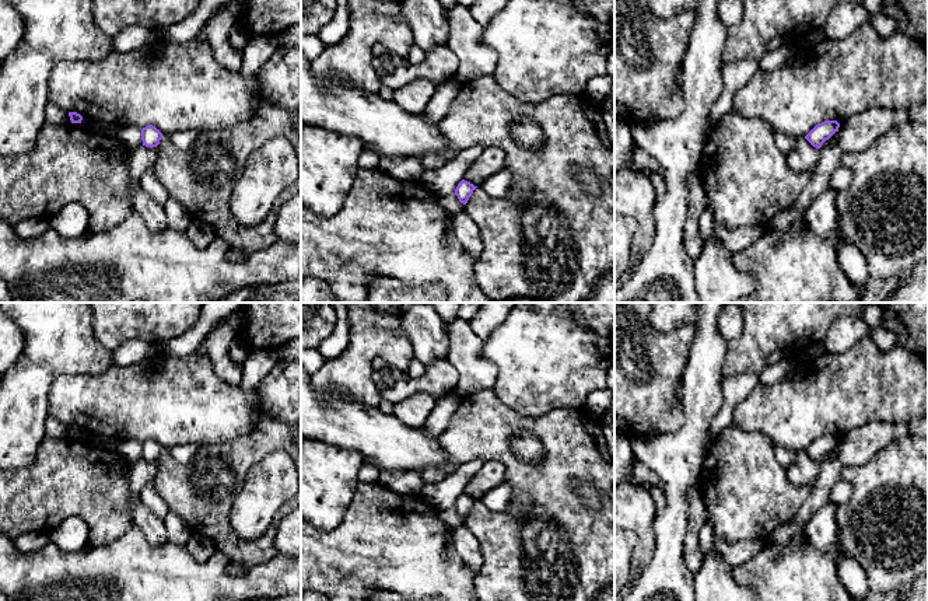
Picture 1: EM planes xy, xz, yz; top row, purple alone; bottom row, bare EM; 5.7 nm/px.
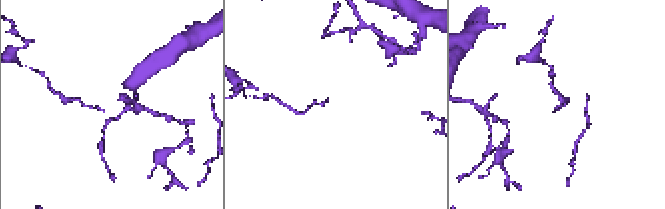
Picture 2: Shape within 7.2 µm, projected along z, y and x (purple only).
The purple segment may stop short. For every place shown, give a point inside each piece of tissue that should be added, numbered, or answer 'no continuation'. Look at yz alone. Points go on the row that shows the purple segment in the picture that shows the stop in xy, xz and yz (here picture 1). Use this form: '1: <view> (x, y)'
no continuation

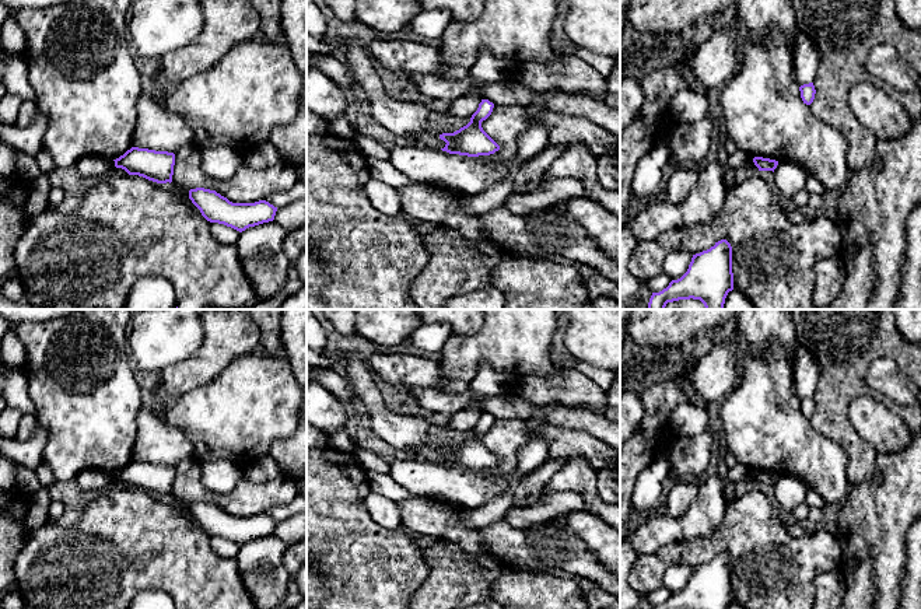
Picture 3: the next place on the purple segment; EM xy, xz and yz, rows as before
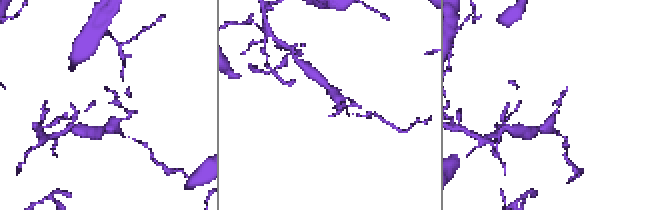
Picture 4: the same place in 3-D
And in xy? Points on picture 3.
no continuation

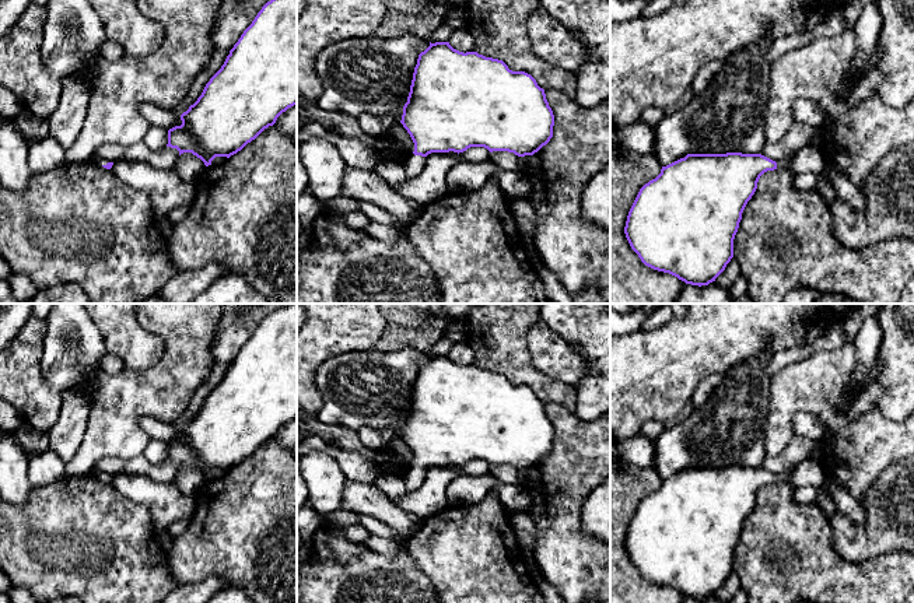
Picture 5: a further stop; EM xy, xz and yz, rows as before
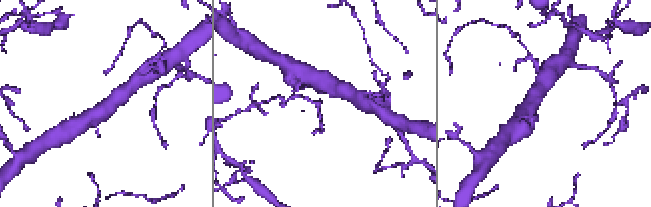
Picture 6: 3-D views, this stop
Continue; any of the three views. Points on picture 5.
1: xz (413, 164)

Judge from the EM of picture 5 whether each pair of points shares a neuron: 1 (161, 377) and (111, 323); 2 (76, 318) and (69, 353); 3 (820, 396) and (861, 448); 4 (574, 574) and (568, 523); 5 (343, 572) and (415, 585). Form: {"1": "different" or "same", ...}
{"1": "different", "2": "same", "3": "same", "4": "same", "5": "same"}

